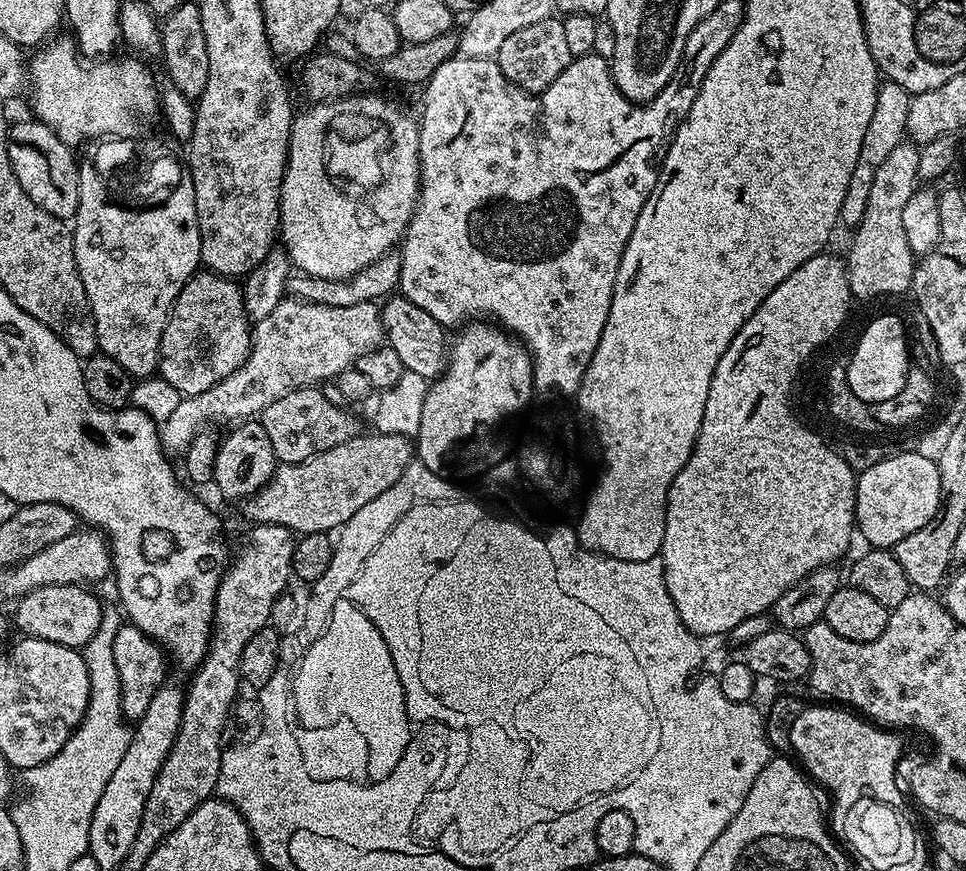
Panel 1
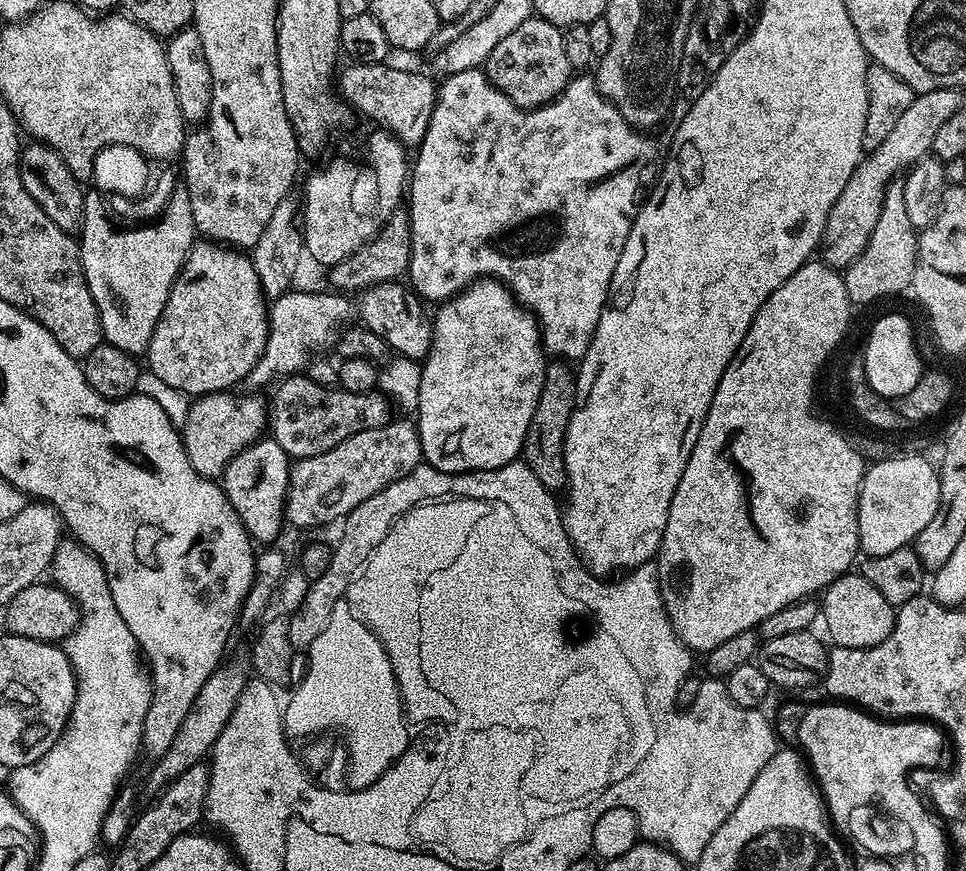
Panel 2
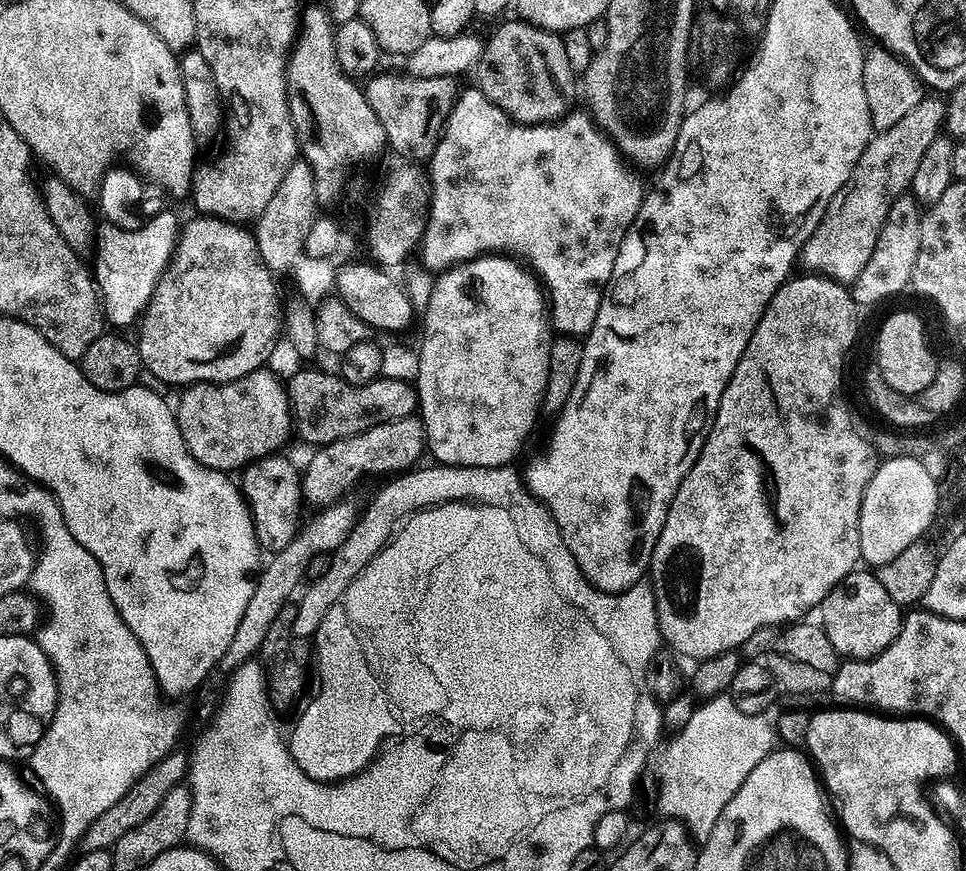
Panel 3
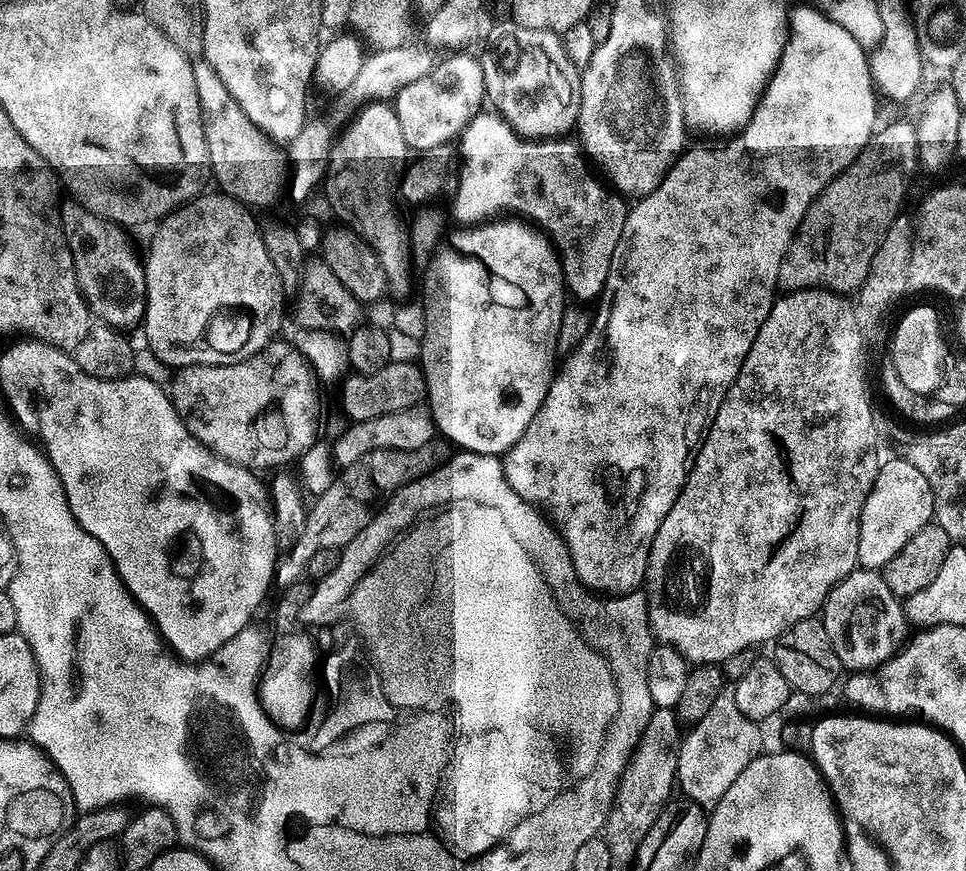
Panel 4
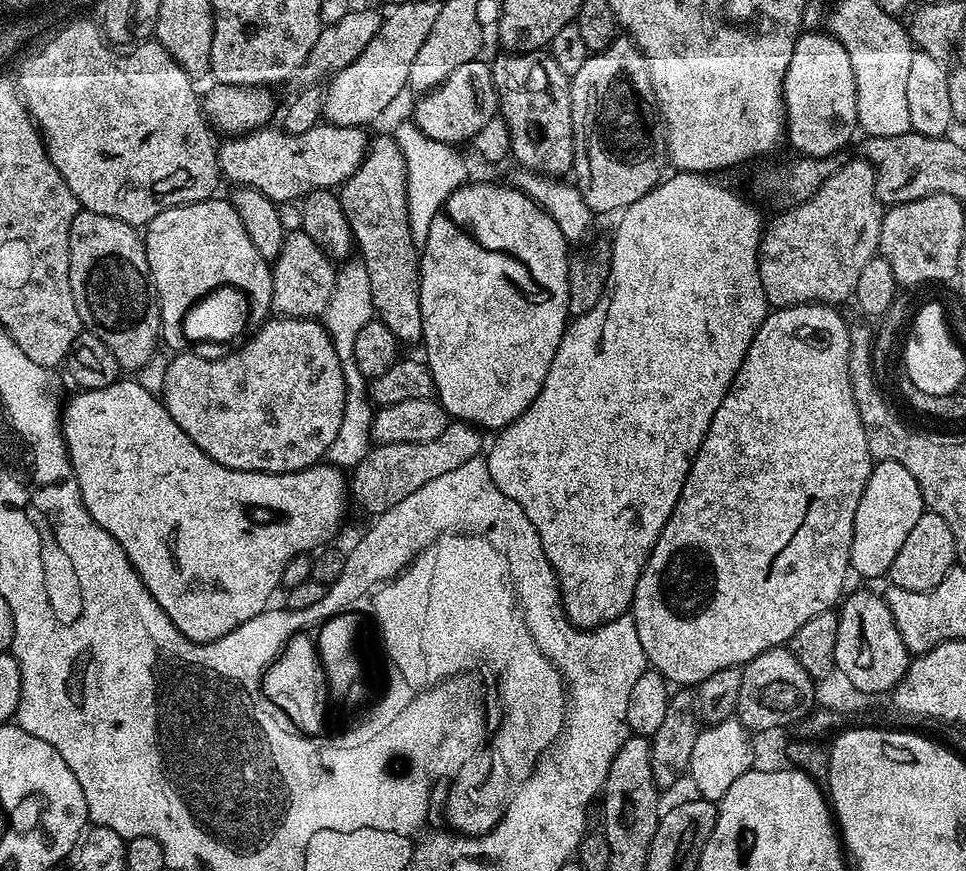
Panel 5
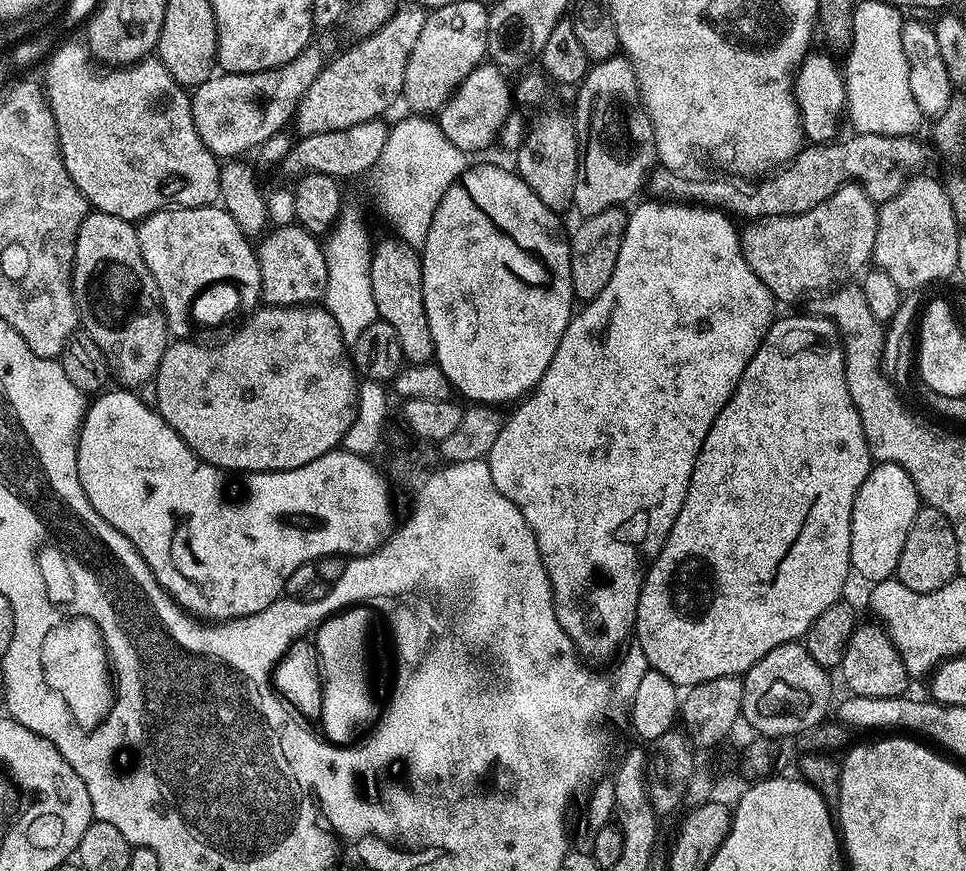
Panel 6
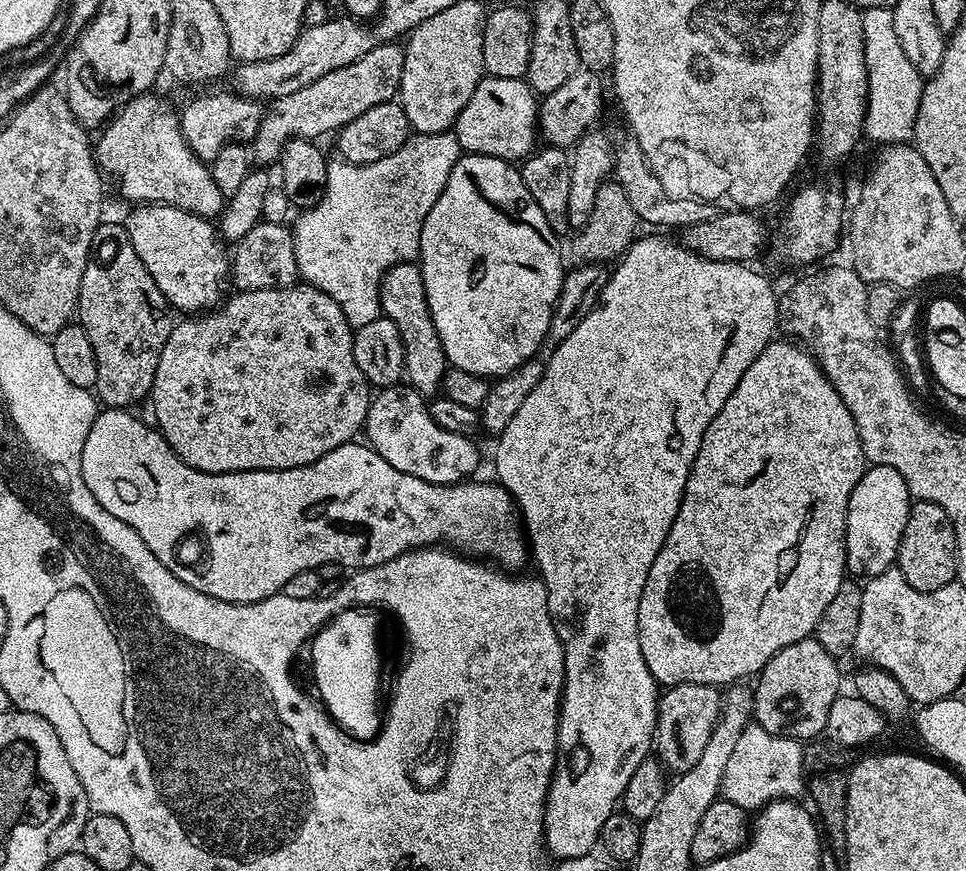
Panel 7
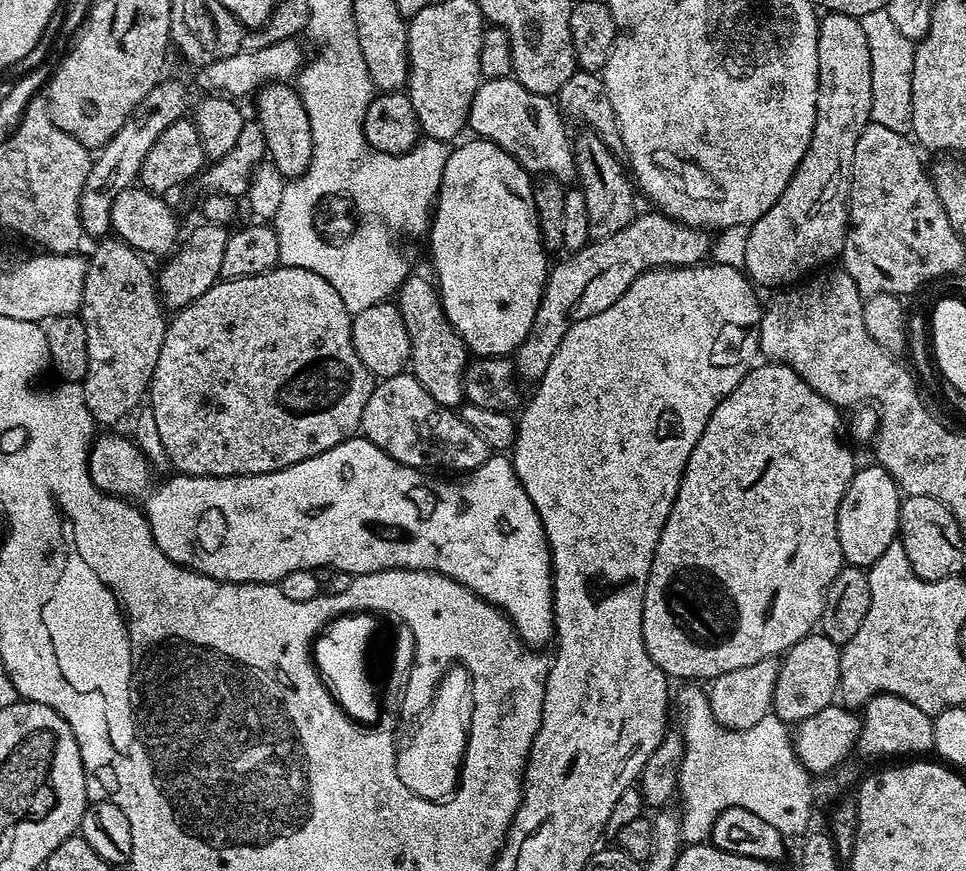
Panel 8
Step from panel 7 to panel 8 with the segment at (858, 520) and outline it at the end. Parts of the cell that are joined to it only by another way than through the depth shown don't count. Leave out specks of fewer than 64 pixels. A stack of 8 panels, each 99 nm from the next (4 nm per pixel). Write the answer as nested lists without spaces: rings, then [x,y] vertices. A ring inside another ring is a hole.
[[[869,464],[869,468],[857,467],[842,498],[842,506],[838,506],[838,542],[842,546],[845,565],[865,570],[886,554],[886,546],[897,543],[902,499],[902,490],[894,477],[879,464]]]

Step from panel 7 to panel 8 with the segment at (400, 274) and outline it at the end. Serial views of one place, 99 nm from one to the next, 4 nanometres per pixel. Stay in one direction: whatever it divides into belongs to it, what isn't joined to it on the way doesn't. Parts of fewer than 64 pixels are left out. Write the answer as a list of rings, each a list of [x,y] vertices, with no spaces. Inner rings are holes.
[[[410,274],[396,293],[394,303],[402,314],[402,322],[406,322],[412,351],[412,375],[422,382],[426,394],[430,394],[434,402],[453,410],[459,409],[464,400],[464,372],[470,363],[470,353],[454,326],[450,326],[435,283],[429,277],[427,280],[424,276]]]

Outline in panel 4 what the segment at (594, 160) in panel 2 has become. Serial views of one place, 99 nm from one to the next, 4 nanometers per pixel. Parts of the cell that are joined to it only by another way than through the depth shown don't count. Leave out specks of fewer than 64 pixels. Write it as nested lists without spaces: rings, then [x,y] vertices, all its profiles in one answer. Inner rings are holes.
[[[481,110],[464,127],[464,133],[458,137],[458,142],[462,161],[459,163],[458,179],[454,184],[456,197],[452,200],[452,212],[460,219],[459,223],[464,226],[474,226],[497,214],[508,213],[527,218],[535,227],[543,230],[552,241],[552,246],[560,257],[560,269],[564,272],[567,291],[571,295],[573,292],[576,295],[573,297],[577,301],[595,301],[603,292],[604,283],[610,274],[610,262],[620,241],[625,213],[623,211],[596,212],[600,204],[592,200],[590,193],[584,192],[581,196],[576,196],[576,188],[584,184],[583,174],[576,172],[577,145],[564,144],[568,142],[560,140],[536,143],[523,140],[500,115],[488,110]]]

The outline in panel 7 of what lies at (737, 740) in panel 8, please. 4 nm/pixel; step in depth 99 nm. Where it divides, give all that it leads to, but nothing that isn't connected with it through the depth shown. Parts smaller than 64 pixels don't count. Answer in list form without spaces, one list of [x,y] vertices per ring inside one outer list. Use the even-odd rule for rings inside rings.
[[[757,724],[745,728],[726,764],[721,784],[723,799],[756,812],[774,800],[789,799],[788,795],[788,744],[795,740],[788,736],[770,734]]]

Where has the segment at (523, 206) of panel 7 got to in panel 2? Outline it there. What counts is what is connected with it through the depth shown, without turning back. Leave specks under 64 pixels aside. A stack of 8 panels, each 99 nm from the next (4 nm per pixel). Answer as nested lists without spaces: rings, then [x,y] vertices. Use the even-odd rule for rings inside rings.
[[[495,278],[473,280],[463,292],[445,300],[434,315],[434,331],[432,345],[422,361],[421,385],[418,389],[418,402],[414,411],[414,423],[420,431],[420,445],[424,451],[423,459],[430,466],[443,472],[477,472],[478,470],[494,470],[498,466],[506,466],[517,459],[524,451],[526,430],[530,426],[530,418],[534,418],[534,406],[538,406],[538,394],[542,394],[542,382],[546,367],[546,353],[542,343],[539,323],[511,291]]]

